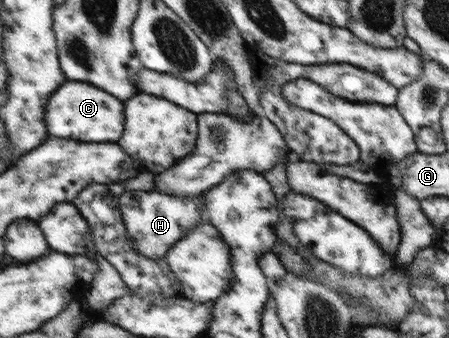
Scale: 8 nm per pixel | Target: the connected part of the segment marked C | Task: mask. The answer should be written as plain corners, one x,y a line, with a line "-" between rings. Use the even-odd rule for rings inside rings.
67,81
67,86
51,98
51,136
75,138
83,142
117,142
125,128
123,102
87,82

